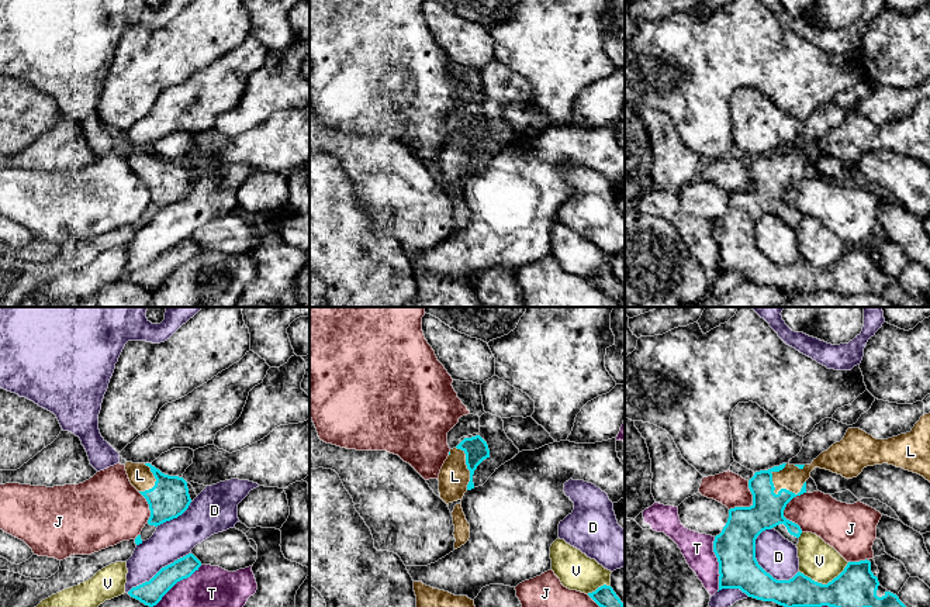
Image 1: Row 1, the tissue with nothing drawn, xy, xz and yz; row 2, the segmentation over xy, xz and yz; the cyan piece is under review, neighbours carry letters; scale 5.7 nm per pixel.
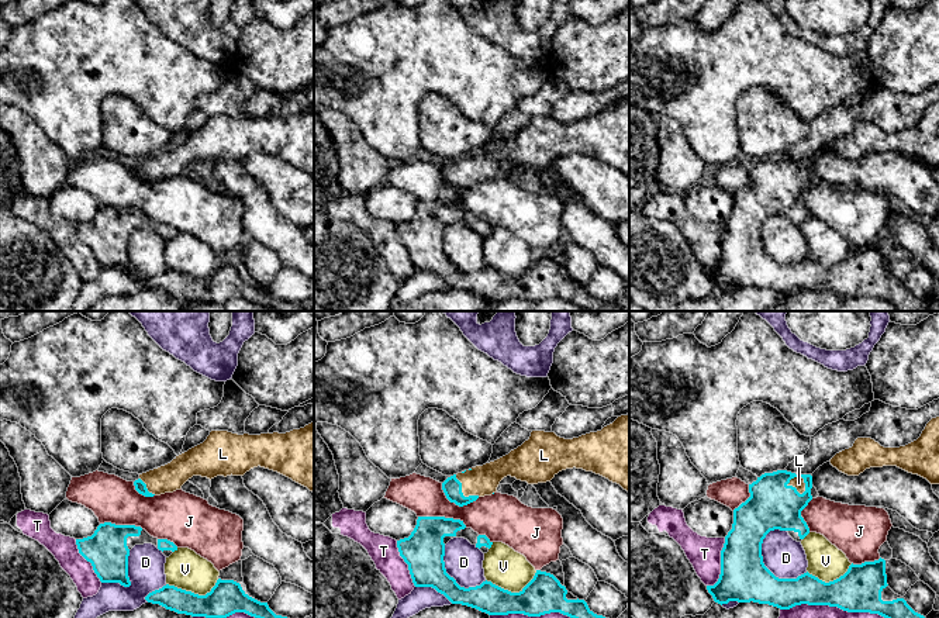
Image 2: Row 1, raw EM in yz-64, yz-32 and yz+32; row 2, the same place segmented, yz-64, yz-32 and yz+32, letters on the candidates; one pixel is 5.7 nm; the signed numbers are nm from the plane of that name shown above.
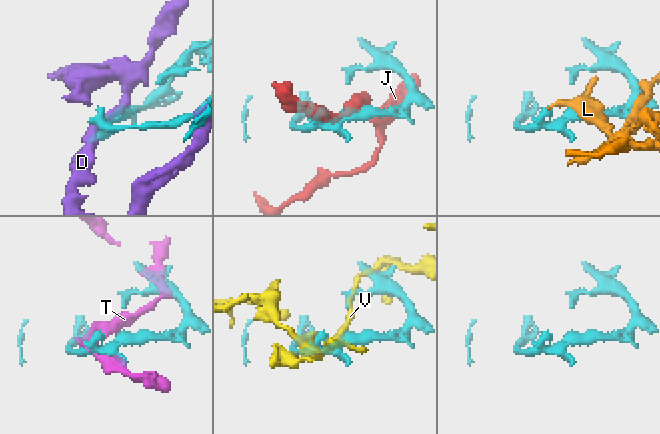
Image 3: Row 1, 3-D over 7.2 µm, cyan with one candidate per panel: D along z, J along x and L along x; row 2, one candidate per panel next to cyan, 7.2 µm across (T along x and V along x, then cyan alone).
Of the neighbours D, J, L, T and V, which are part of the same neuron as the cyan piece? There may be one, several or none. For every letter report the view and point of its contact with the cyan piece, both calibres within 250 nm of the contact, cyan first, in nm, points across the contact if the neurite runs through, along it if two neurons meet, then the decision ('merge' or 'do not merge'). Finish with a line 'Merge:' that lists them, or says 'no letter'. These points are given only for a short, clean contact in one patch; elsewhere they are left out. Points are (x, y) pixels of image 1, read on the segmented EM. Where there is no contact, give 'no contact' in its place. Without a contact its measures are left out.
D: yz (760, 566) | 240/220 nm | do not merge
J: yz (782, 511) | 200/240 nm | do not merge
L: yz (782, 489) | 190/140 nm | across yz (767, 511), (768, 503), (782, 489), (791, 478) | merge
T: yz (719, 564) | 240/180 nm | do not merge
V: yz (825, 585) | 240/220 nm | do not merge
Merge: L

